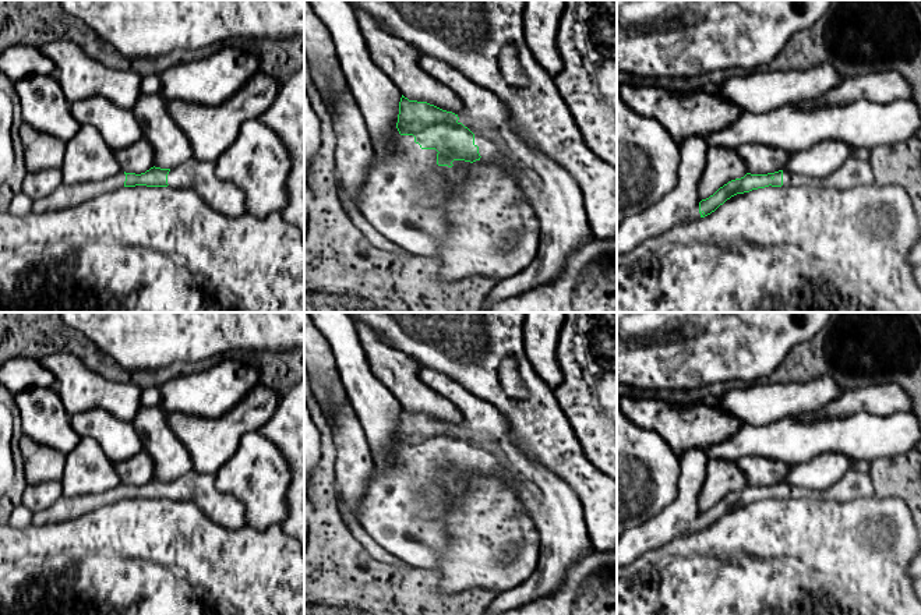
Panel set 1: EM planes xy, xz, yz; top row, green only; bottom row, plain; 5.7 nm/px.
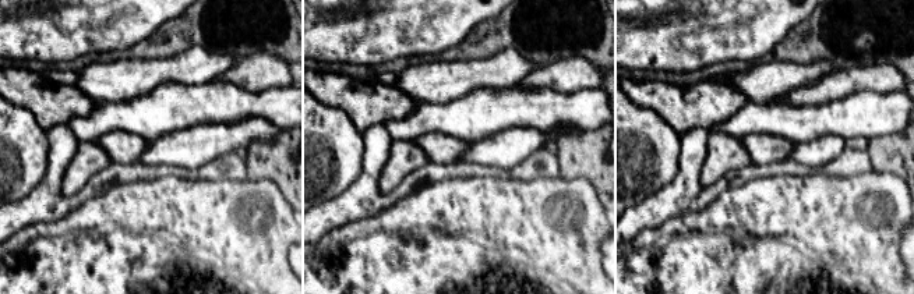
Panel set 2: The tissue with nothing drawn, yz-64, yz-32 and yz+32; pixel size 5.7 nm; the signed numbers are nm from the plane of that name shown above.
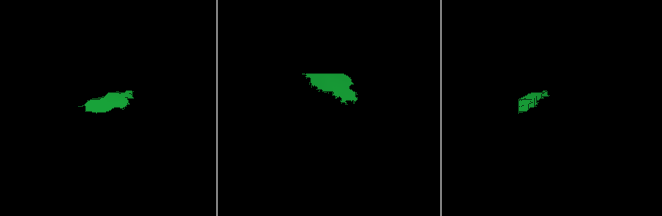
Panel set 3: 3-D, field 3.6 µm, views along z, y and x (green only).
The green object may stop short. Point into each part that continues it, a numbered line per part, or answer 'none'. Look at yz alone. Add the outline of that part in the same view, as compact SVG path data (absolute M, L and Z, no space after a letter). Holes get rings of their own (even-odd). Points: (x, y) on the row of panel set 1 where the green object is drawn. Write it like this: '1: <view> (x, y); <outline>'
1: yz (854, 172); M850 158L837 172L815 181L808 176L797 174L783 169L783 185L825 185L847 190L855 185L868 185L874 181L874 173L868 160Z
2: yz (680, 207); M696 135L678 145L677 184L652 206L624 219L617 227L617 255L628 254L645 240L701 219L698 185L709 146L703 137Z

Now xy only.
1: xy (225, 197); M195 158L170 169L167 184L194 190L209 206L229 218L246 213L246 195L236 184L218 177L215 162Z

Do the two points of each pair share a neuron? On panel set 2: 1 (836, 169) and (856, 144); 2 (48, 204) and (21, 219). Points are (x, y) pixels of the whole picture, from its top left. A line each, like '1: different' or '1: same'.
1: different
2: same

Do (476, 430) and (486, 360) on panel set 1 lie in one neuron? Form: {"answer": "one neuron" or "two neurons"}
{"answer": "two neurons"}

